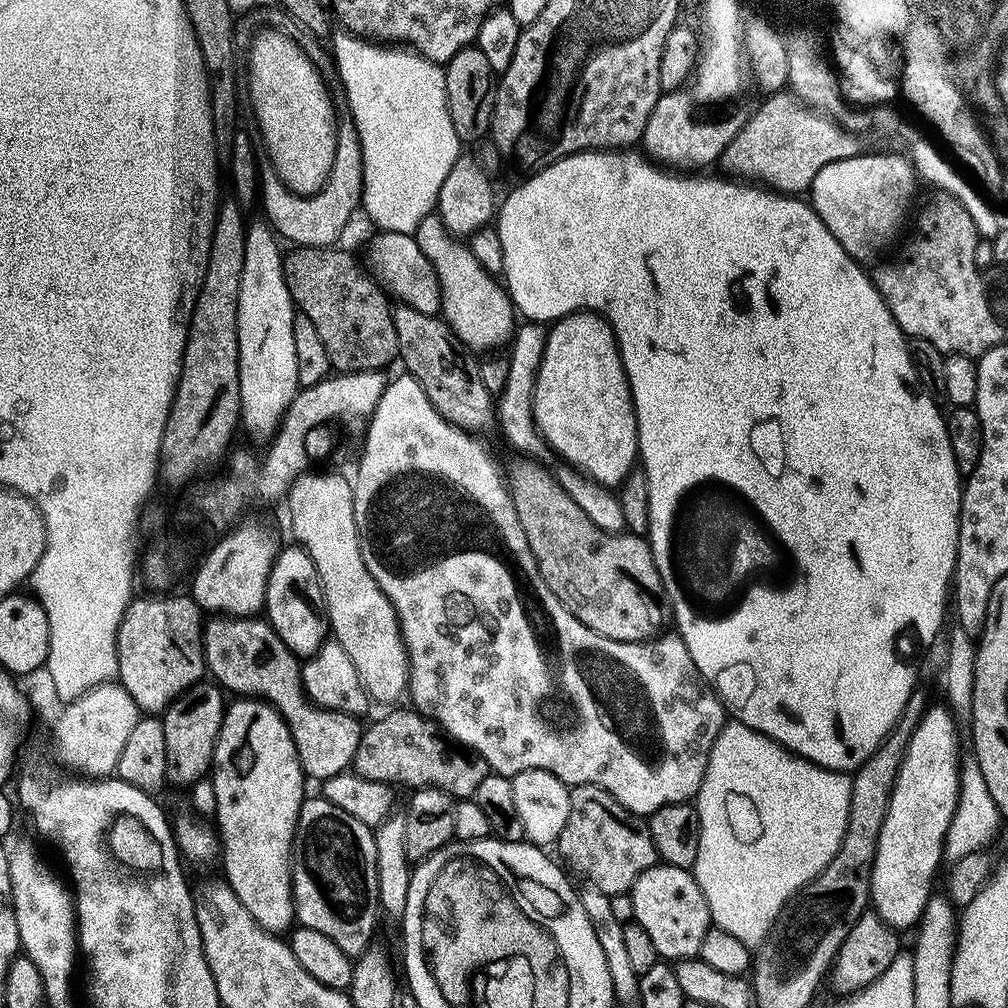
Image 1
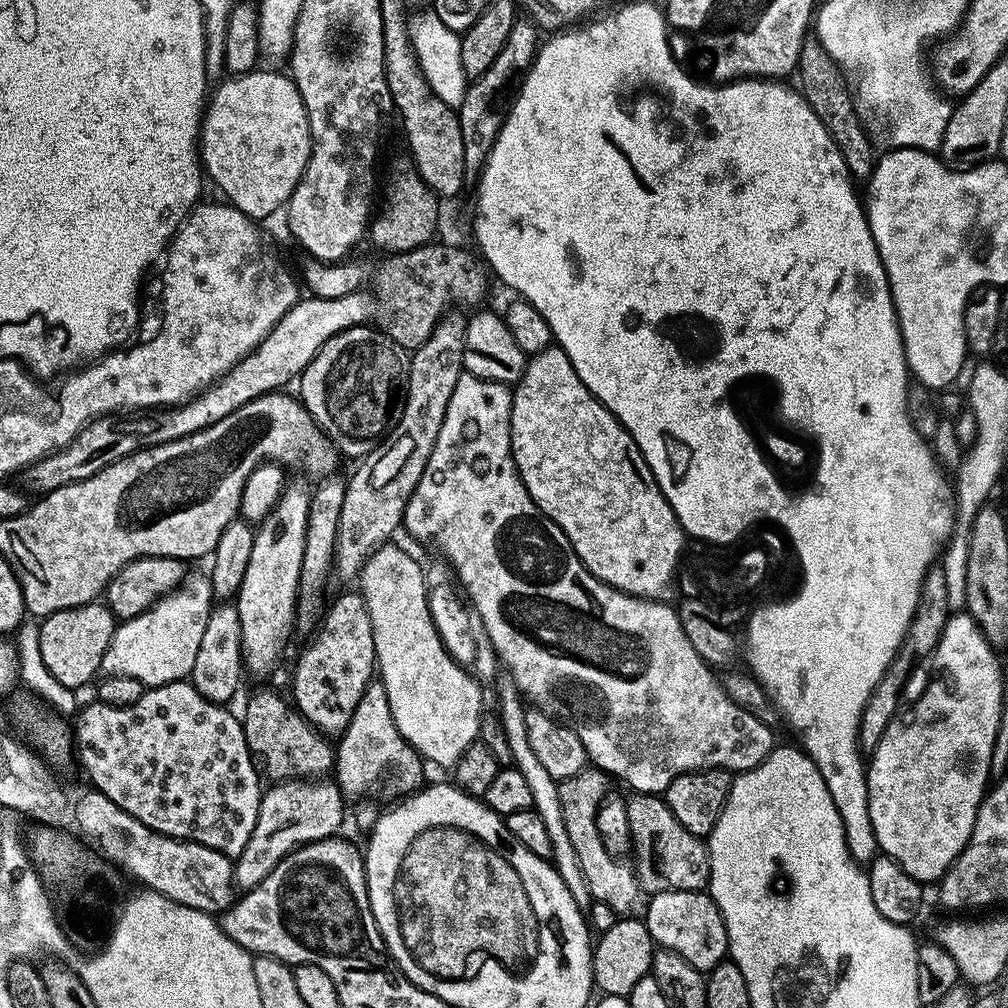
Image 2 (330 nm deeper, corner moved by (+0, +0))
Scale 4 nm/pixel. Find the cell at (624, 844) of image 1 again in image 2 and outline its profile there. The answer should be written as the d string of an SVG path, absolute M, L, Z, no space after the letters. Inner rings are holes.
M581 774L573 776L571 780L559 781L560 801L566 834L570 834L570 843L574 846L574 854L578 856L578 866L582 866L586 886L595 903L610 906L610 910L618 914L628 914L640 900L640 884L648 894L670 890L702 892L707 889L712 876L707 843L701 837L690 834L690 830L686 830L686 826L674 818L670 806L666 806L659 795L632 794L627 797L631 847L634 855L640 859L636 872L627 864L627 859L611 856L595 825L598 800L588 796L586 777Z

